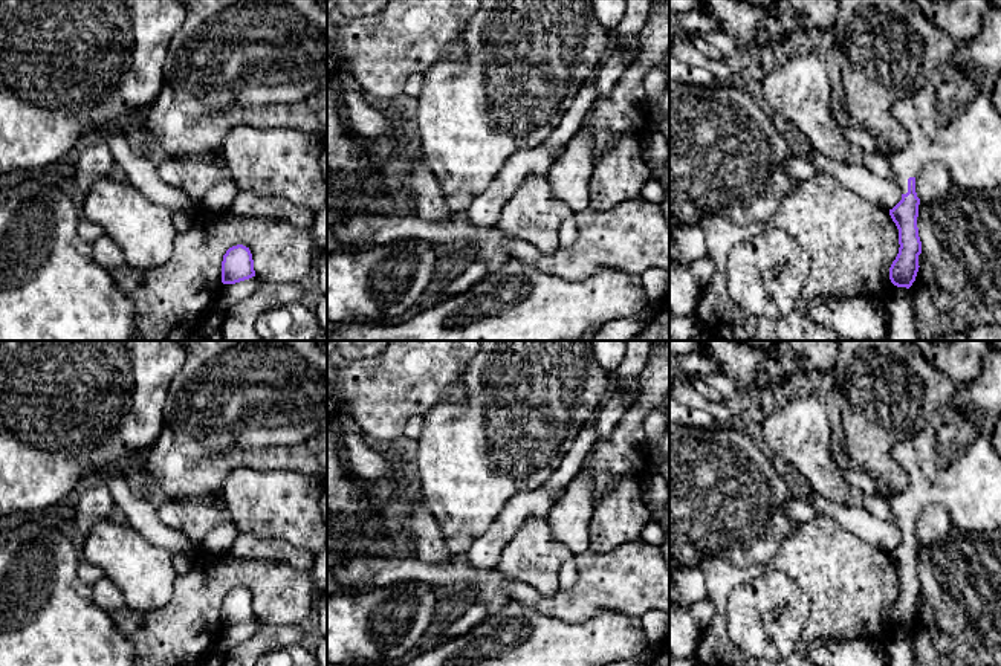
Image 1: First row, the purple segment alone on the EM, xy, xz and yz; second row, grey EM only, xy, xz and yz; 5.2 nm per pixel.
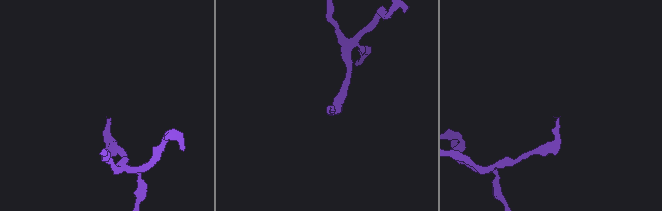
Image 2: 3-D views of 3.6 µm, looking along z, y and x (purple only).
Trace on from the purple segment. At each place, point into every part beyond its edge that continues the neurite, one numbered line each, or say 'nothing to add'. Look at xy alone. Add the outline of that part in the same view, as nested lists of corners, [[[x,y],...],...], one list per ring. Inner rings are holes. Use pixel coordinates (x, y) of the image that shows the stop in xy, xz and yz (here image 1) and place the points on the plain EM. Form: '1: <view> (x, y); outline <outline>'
nothing to add

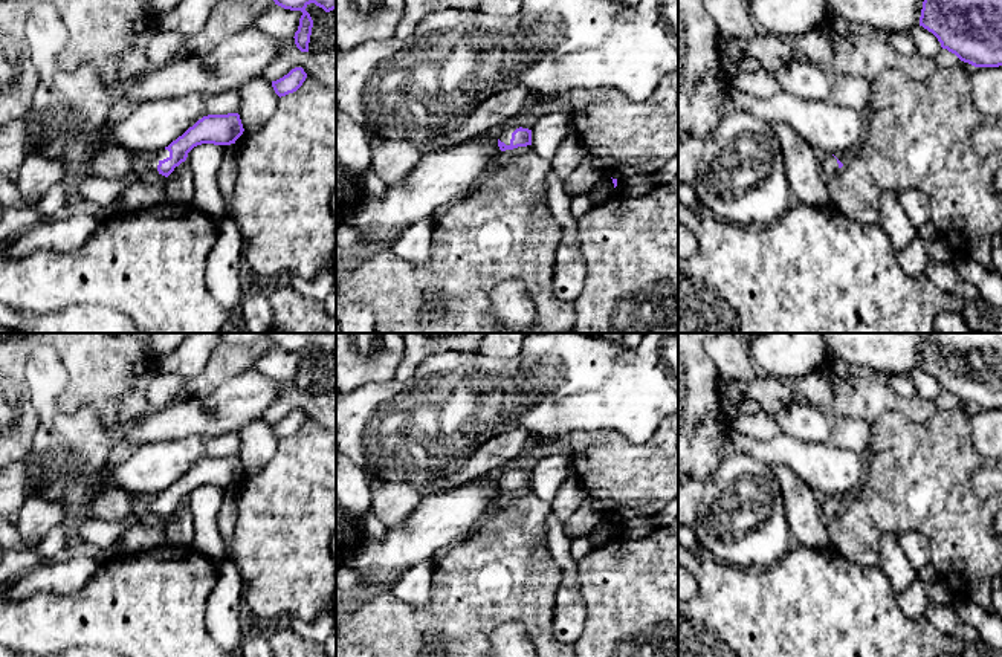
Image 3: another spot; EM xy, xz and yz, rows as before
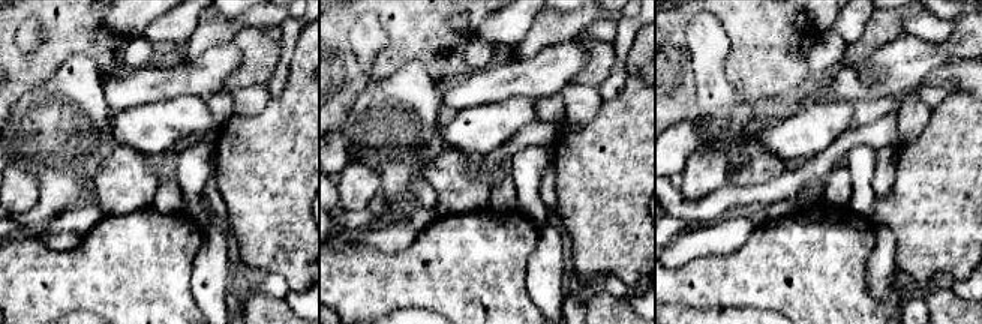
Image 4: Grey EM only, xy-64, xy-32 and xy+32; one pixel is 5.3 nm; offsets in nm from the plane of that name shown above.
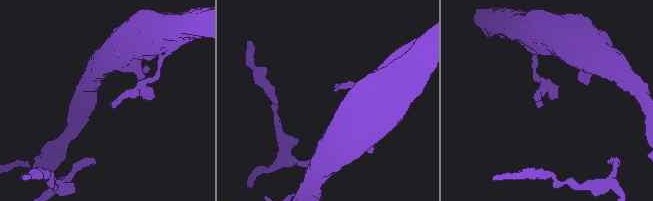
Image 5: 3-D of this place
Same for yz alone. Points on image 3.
1: yz (830, 509); outline [[[822,497],[820,507],[822,507],[822,513],[826,518],[826,521],[831,521],[840,512],[837,501],[832,497]]]

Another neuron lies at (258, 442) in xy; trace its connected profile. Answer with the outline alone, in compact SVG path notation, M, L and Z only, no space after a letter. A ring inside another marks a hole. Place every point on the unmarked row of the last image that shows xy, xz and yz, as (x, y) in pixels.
M260 419L246 425L238 432L240 446L240 461L244 474L250 474L264 468L278 449L280 439L272 429L272 423Z

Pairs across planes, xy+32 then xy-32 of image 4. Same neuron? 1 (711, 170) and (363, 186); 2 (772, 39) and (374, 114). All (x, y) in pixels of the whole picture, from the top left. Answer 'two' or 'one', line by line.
1: one
2: two

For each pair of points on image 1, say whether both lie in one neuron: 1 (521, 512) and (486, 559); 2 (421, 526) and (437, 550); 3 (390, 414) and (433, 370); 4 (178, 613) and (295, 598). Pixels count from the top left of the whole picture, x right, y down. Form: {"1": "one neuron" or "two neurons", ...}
{"1": "one neuron", "2": "one neuron", "3": "one neuron", "4": "one neuron"}

